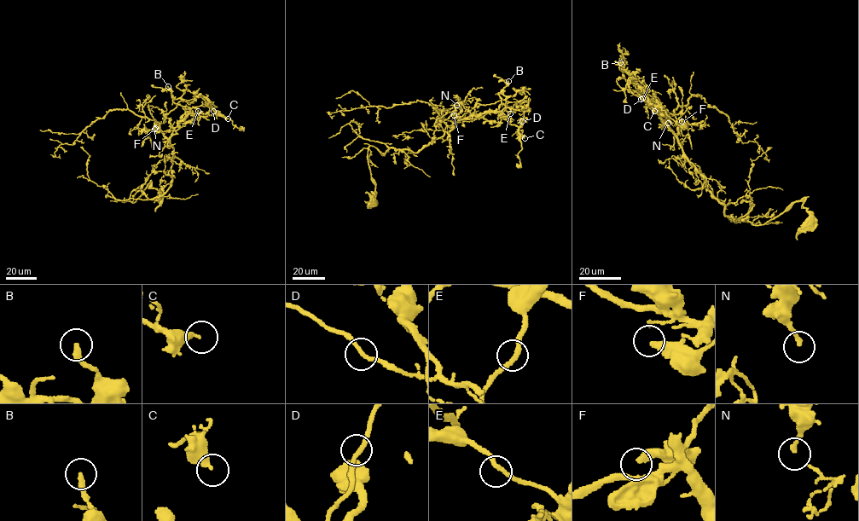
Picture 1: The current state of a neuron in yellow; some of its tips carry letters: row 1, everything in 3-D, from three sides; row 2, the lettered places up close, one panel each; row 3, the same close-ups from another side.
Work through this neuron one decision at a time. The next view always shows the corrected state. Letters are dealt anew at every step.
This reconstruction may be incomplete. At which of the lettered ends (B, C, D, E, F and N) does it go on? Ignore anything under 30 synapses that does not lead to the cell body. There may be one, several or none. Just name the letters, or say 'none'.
B

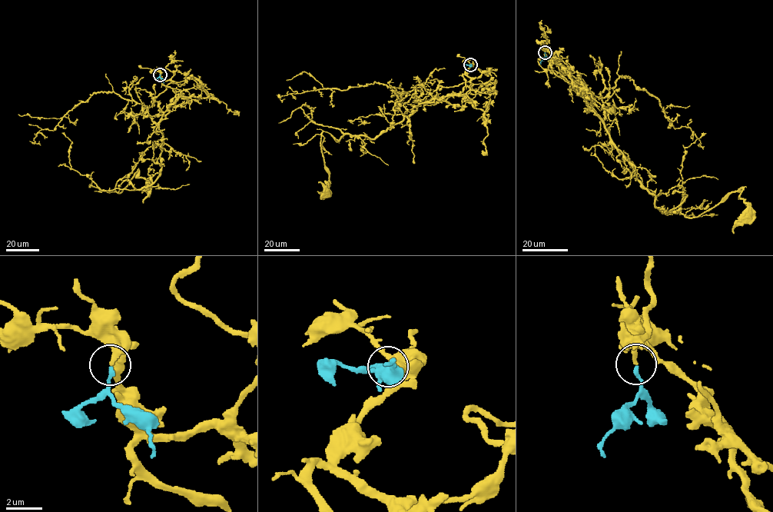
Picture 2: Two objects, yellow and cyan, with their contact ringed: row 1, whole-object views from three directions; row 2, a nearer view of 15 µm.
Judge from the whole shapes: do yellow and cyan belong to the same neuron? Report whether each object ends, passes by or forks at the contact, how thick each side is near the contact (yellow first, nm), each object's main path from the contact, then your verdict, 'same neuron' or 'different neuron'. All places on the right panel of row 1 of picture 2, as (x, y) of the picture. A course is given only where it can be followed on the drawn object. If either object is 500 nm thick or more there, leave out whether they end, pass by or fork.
yellow ends; cyan ends; calibres 240 and 190 nm; course yellow (545, 52), (595, 112), (659, 210), (667, 212), (686, 196), (681, 213), (697, 217), (739, 191), (746, 214); course cyan (545, 52), (540, 64); same neuron

